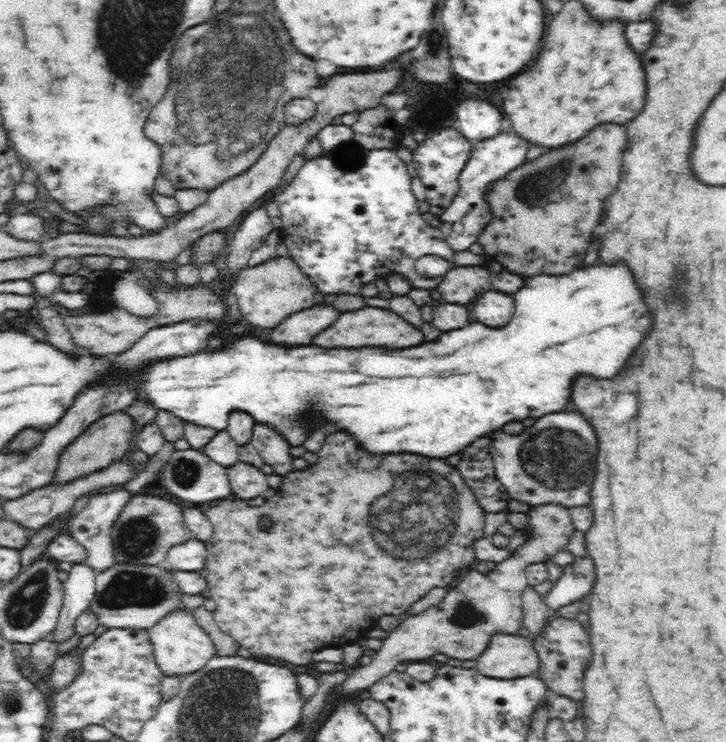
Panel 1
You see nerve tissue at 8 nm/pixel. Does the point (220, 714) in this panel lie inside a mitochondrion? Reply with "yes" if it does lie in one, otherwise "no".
yes

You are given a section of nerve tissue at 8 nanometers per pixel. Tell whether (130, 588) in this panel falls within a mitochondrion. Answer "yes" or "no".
yes

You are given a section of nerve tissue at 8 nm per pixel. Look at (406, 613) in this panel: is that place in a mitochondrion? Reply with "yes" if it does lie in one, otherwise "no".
no

